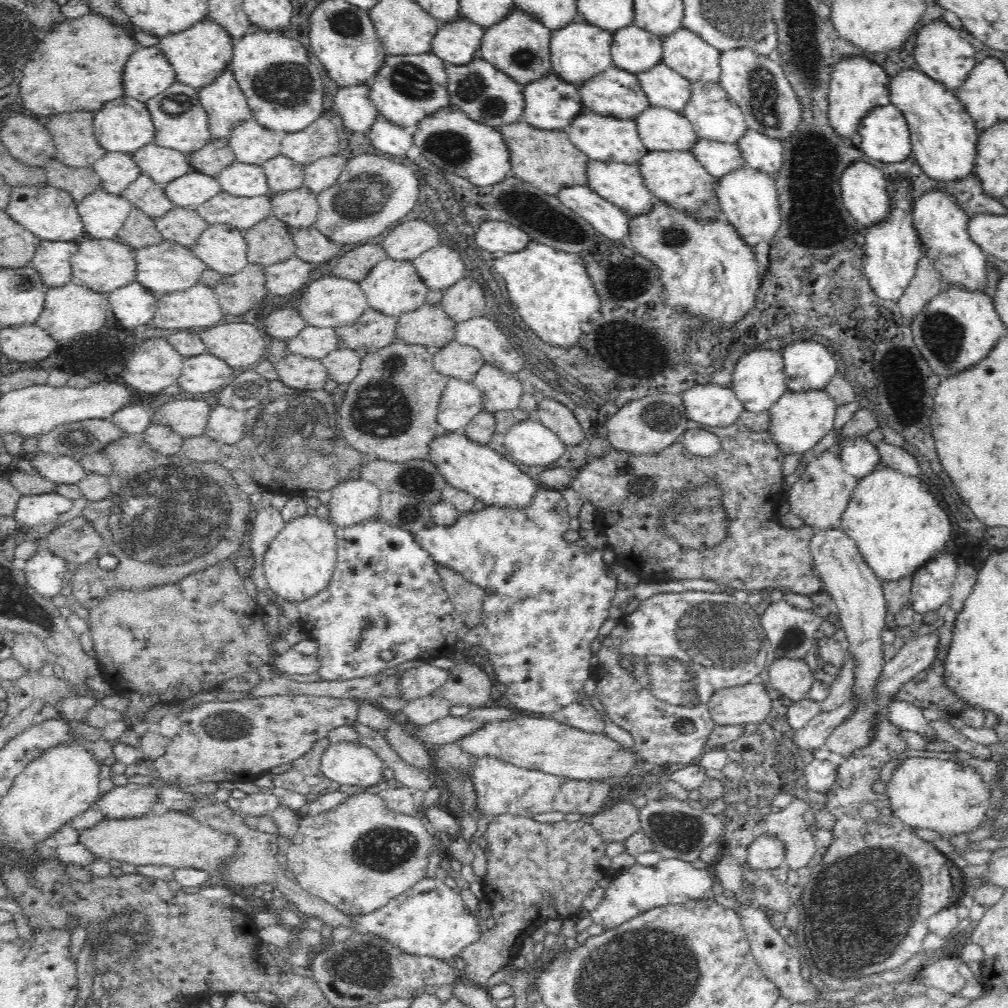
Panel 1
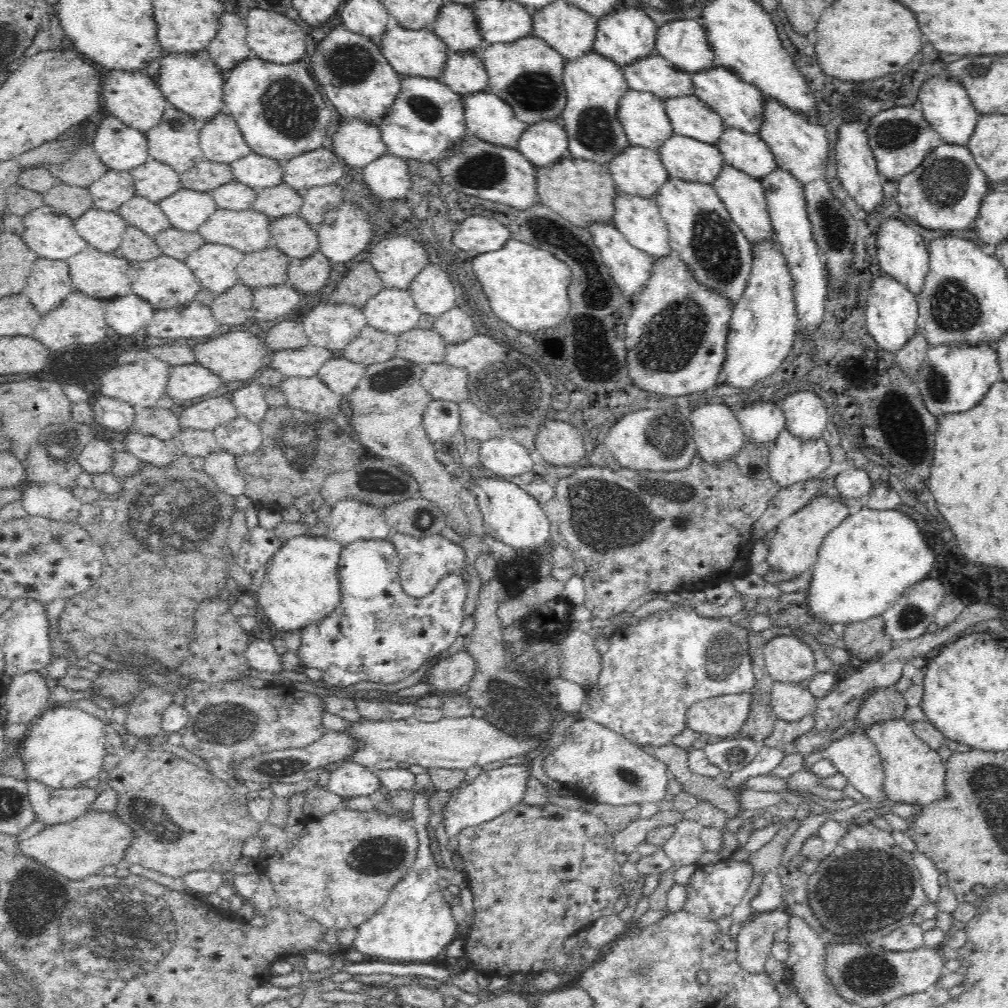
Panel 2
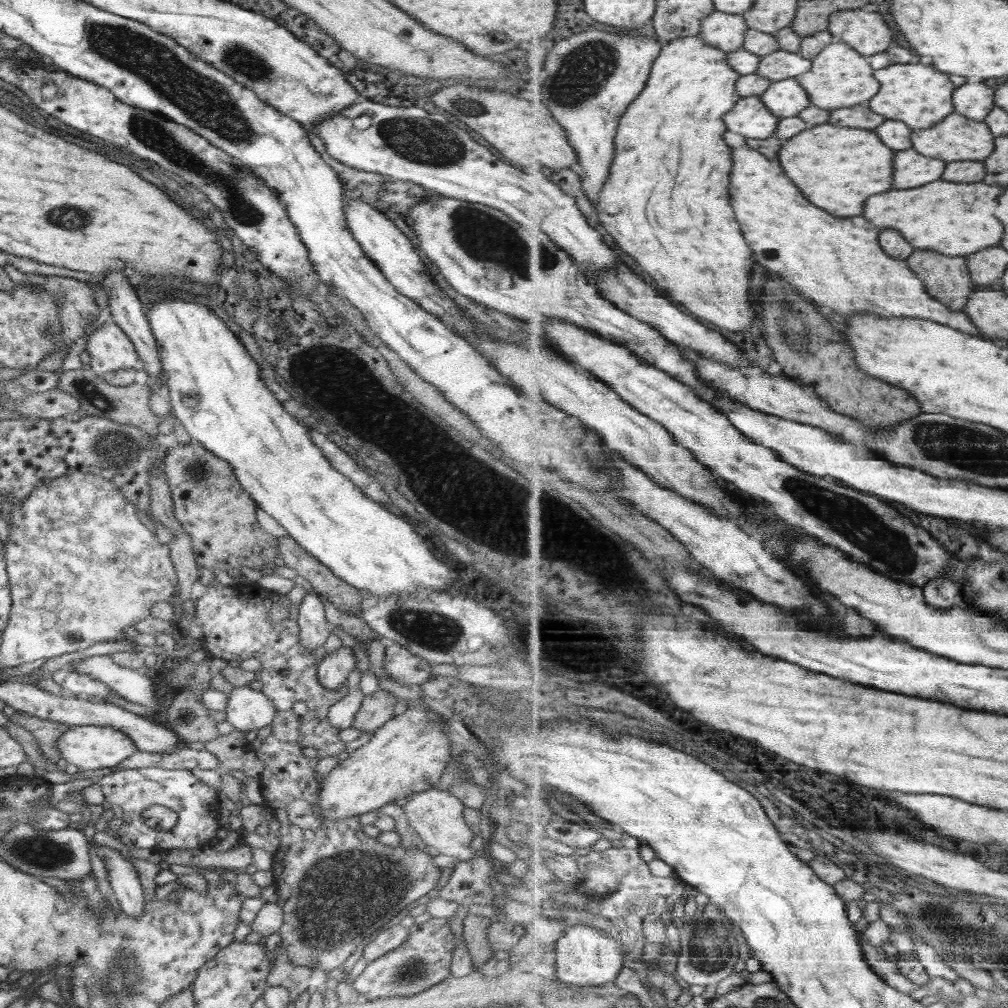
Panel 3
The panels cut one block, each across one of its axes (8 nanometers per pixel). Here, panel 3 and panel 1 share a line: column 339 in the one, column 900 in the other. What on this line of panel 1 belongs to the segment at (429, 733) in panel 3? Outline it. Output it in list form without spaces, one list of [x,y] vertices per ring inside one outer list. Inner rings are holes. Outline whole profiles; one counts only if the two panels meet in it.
[[[906,758],[902,762],[890,783],[887,784],[886,795],[889,797],[894,817],[902,823],[915,829],[929,829],[940,835],[954,836],[974,832],[985,822],[988,809],[991,808],[991,788],[985,784],[982,776],[972,768],[966,768],[960,763],[938,758]]]

